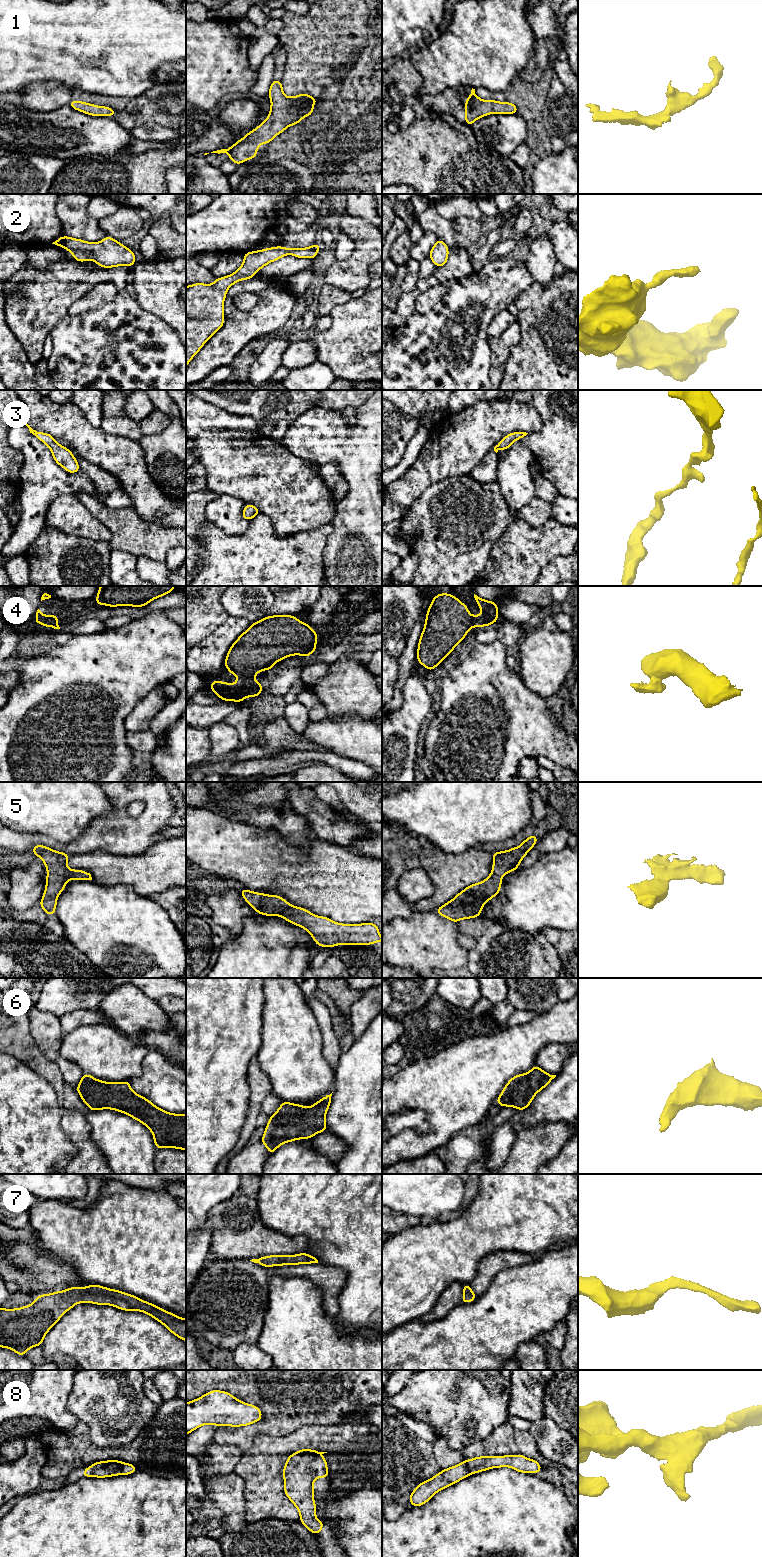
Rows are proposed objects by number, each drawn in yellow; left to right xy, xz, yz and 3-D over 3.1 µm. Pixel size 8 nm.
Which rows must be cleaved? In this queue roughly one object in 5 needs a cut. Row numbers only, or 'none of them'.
none of them

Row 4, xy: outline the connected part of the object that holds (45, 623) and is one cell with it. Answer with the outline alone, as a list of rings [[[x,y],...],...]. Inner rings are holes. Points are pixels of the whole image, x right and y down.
[[[38,609],[36,612],[36,622],[39,623],[42,627],[52,627],[54,629],[60,629],[58,625],[59,616],[57,615],[43,615],[42,612]]]

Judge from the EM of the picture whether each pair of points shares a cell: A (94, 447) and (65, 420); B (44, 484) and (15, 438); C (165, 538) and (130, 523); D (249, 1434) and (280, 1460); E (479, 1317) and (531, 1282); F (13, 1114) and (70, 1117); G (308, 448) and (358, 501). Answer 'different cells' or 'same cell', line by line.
A: same cell
B: same cell
C: same cell
D: different cells
E: same cell
F: different cells
G: same cell

